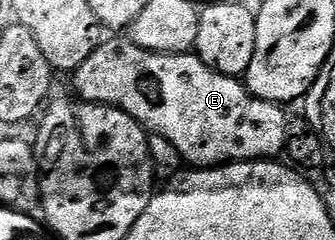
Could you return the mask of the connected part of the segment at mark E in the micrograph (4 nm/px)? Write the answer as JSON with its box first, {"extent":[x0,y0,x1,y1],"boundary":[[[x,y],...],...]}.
{"extent":[73,40,289,168],"boundary":[[[130,40],[104,41],[95,49],[93,56],[85,60],[85,64],[81,64],[73,71],[73,78],[75,78],[75,90],[79,93],[76,95],[82,101],[98,102],[125,111],[151,134],[163,134],[173,144],[173,148],[177,148],[184,163],[192,167],[210,168],[228,162],[275,160],[286,151],[289,137],[287,114],[283,111],[286,109],[278,102],[266,102],[254,98],[238,77],[209,68],[194,52],[158,54],[141,48]]]}

